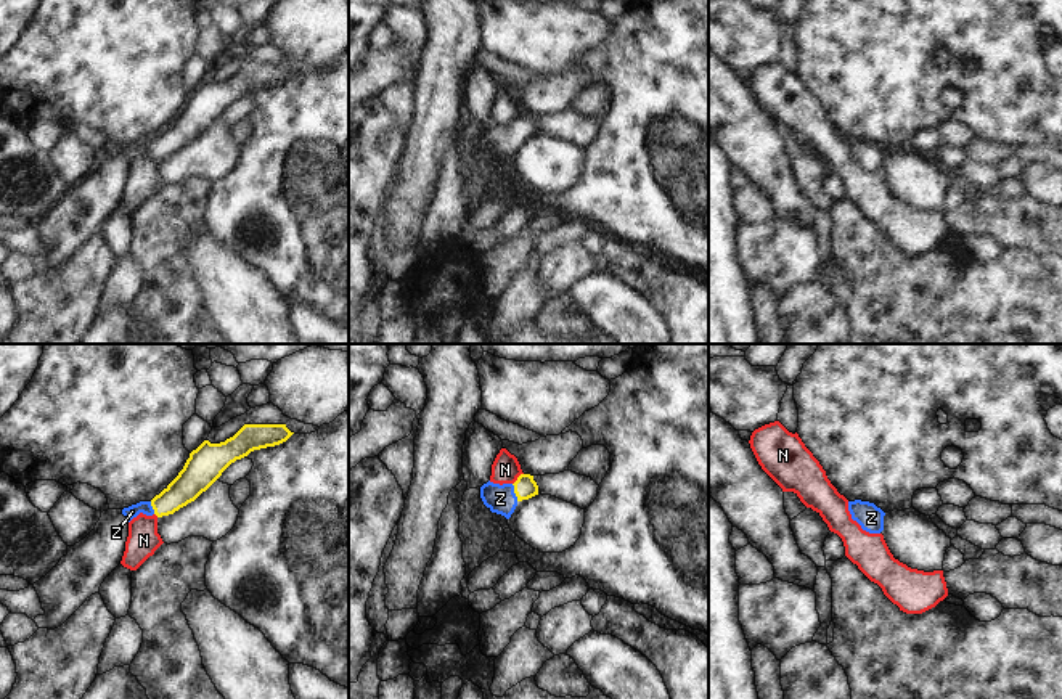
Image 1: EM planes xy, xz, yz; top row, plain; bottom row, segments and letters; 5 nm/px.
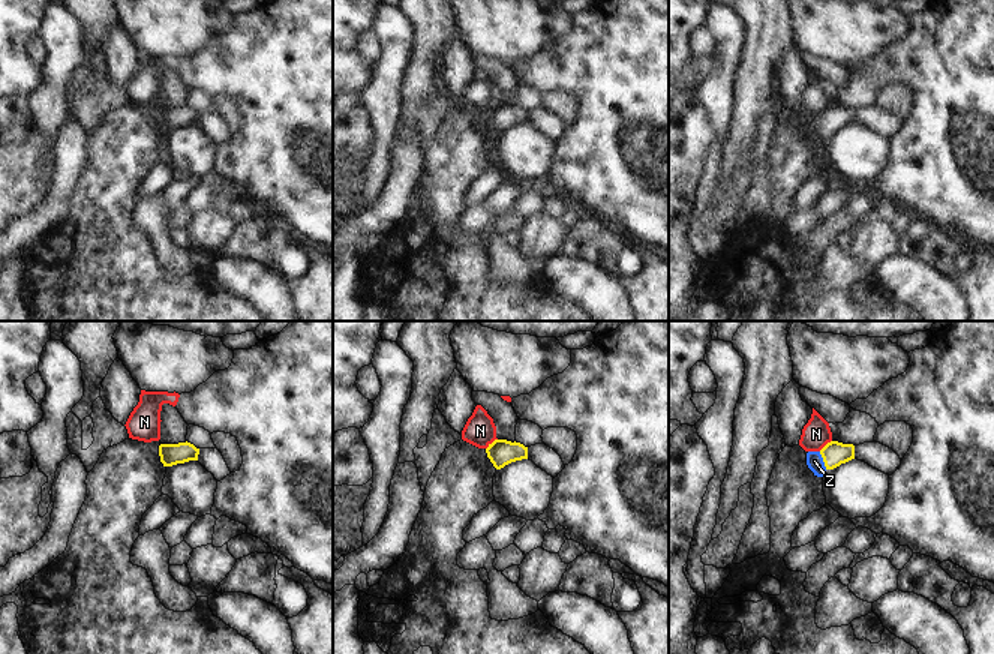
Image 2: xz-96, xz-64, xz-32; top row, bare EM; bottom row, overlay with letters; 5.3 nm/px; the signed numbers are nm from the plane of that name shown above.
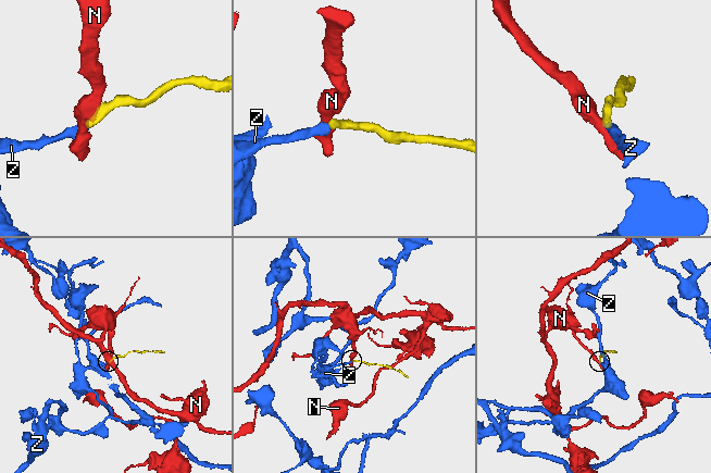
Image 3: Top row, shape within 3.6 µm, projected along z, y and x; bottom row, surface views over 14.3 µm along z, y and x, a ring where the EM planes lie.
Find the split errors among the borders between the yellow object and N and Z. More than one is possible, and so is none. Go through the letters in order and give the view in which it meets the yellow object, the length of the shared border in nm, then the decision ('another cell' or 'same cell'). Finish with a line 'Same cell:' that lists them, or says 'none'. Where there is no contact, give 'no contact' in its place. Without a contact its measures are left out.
N: xz | 80 nm | another cell
Z: xz | 90 nm | same cell
Same cell: Z

